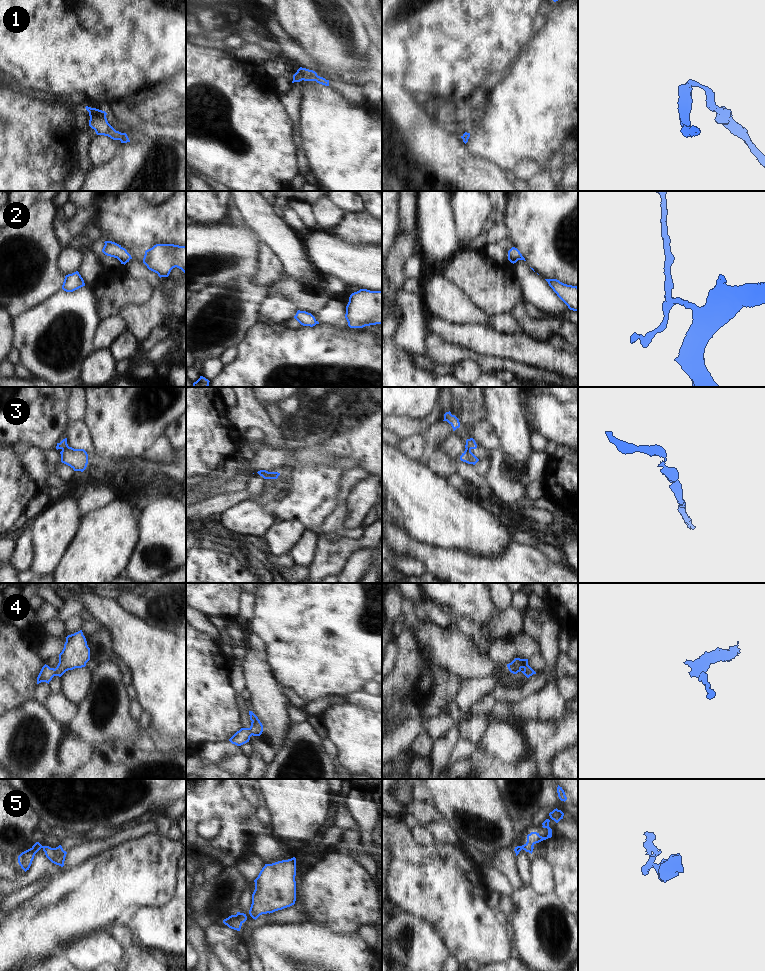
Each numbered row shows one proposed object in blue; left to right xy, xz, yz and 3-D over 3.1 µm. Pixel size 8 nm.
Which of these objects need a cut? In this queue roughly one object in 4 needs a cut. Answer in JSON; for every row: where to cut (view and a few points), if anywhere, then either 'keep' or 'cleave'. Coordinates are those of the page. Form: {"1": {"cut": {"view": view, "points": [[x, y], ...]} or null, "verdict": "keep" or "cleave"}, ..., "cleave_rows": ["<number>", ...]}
{"1": {"cut": null, "verdict": "keep"}, "2": {"cut": null, "verdict": "keep"}, "3": {"cut": {"view": "xy", "points": [[69, 447], [62, 450]]}, "verdict": "cleave"}, "4": {"cut": null, "verdict": "keep"}, "5": {"cut": null, "verdict": "keep"}, "cleave_rows": ["3"]}

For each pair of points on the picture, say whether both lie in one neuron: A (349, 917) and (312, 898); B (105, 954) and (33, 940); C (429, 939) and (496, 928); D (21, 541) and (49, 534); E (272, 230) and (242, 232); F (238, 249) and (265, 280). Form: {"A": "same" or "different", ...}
{"A": "same", "B": "different", "C": "different", "D": "different", "E": "different", "F": "different"}

